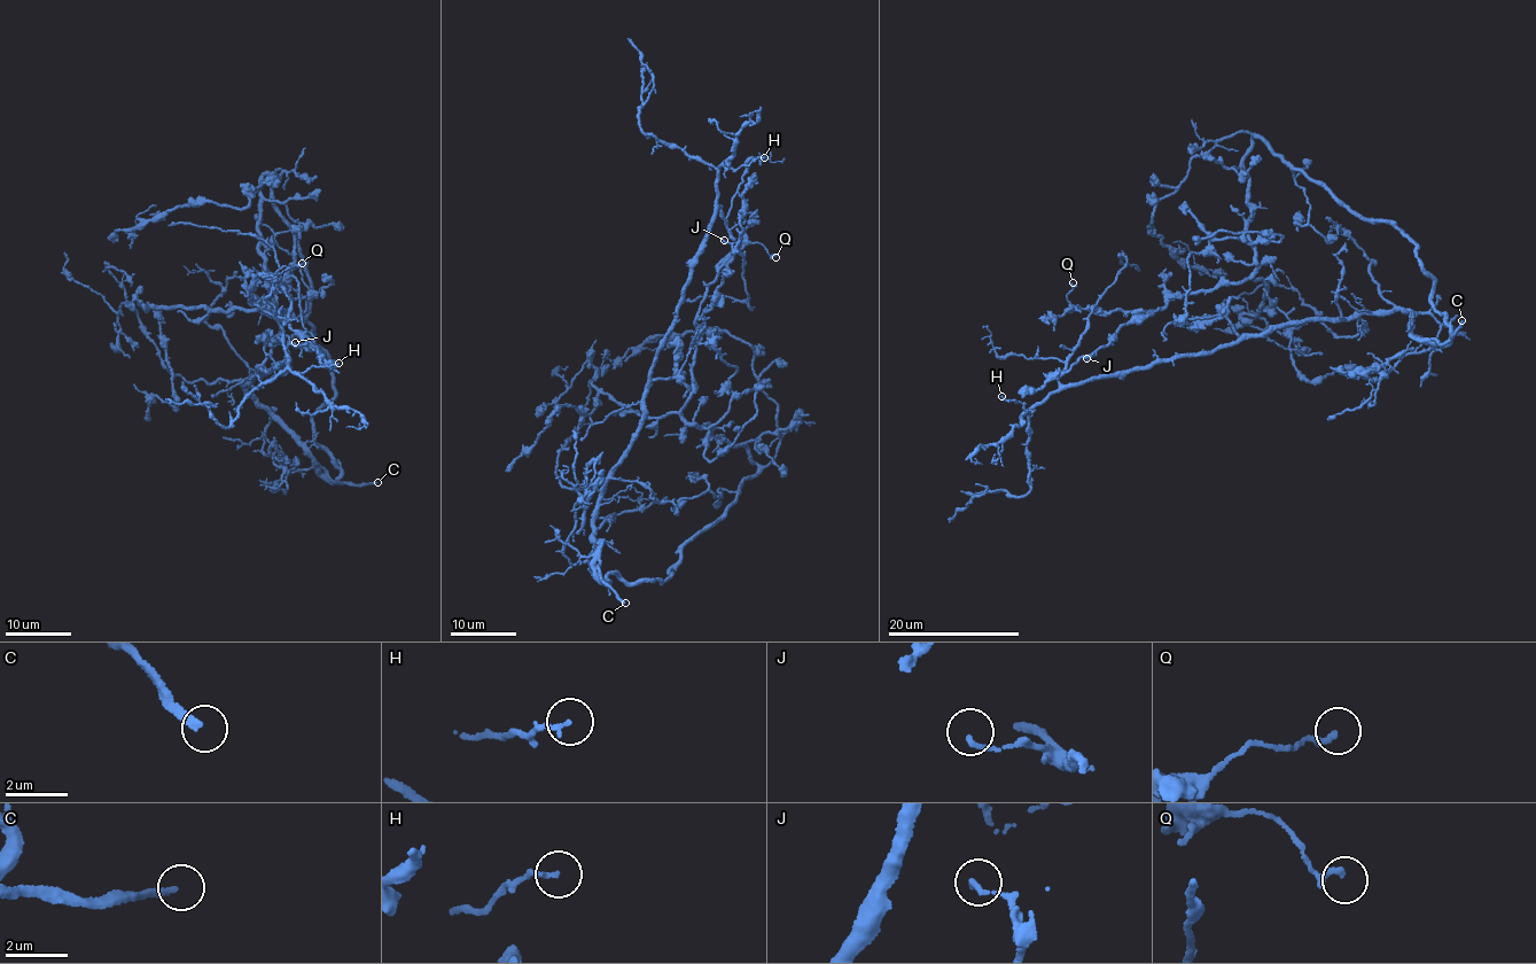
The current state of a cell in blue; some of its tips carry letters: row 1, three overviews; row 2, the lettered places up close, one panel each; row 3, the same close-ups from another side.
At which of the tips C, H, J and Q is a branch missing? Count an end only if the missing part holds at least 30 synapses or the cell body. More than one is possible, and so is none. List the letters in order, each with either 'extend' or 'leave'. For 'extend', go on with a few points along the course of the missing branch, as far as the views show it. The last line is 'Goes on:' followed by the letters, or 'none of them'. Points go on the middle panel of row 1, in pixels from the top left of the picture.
C: extend
H: leave
J: leave
Q: leave
Goes on: C

